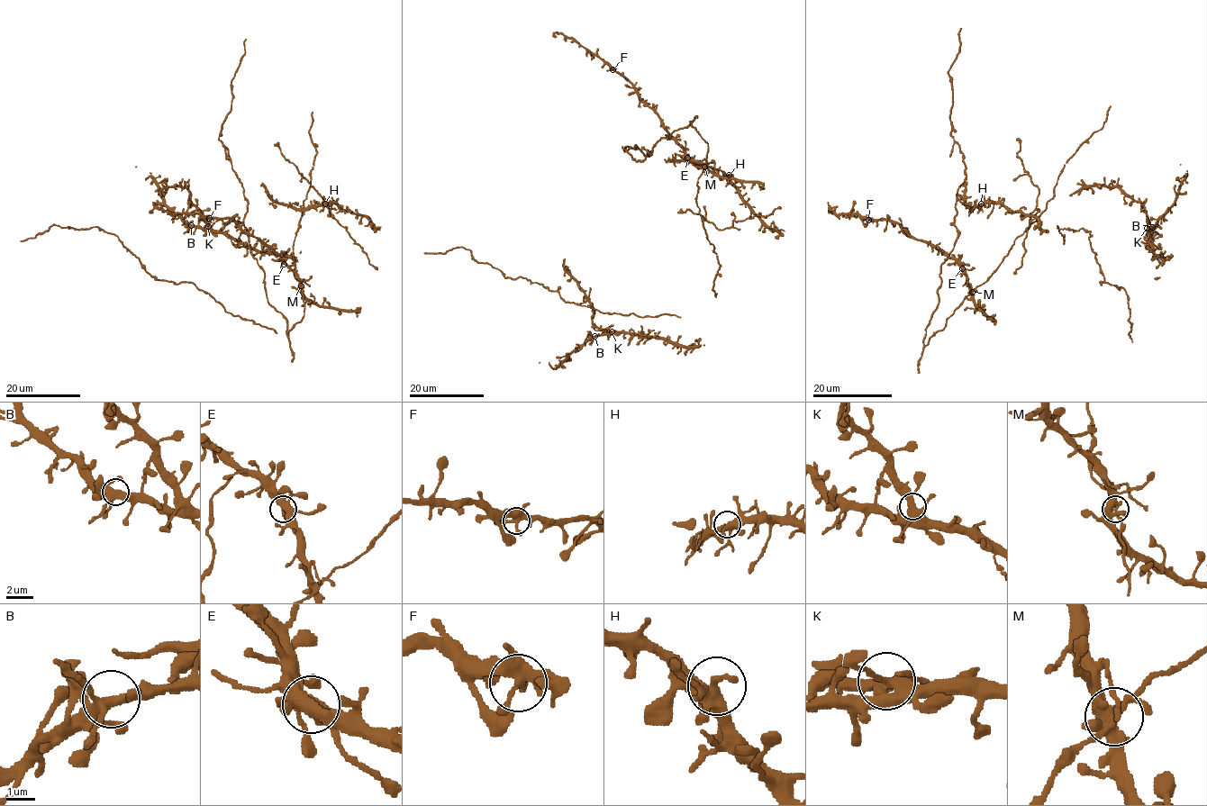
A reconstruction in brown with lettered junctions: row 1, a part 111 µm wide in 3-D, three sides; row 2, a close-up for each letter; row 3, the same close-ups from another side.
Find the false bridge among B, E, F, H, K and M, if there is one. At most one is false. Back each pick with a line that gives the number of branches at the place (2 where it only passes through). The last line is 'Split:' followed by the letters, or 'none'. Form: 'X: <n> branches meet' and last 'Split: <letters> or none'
Split: none

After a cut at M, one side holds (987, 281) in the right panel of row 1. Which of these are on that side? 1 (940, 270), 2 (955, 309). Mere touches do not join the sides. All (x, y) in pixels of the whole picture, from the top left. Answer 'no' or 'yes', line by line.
1: yes
2: yes

